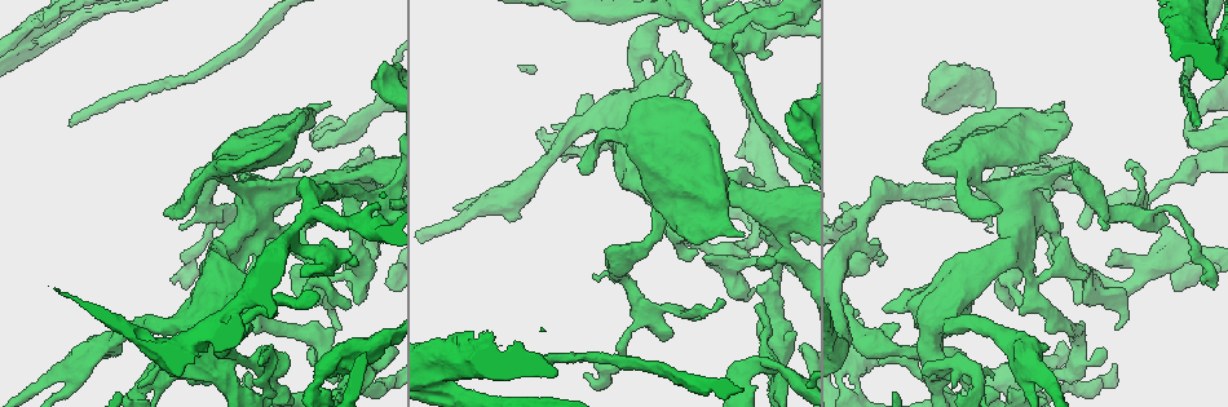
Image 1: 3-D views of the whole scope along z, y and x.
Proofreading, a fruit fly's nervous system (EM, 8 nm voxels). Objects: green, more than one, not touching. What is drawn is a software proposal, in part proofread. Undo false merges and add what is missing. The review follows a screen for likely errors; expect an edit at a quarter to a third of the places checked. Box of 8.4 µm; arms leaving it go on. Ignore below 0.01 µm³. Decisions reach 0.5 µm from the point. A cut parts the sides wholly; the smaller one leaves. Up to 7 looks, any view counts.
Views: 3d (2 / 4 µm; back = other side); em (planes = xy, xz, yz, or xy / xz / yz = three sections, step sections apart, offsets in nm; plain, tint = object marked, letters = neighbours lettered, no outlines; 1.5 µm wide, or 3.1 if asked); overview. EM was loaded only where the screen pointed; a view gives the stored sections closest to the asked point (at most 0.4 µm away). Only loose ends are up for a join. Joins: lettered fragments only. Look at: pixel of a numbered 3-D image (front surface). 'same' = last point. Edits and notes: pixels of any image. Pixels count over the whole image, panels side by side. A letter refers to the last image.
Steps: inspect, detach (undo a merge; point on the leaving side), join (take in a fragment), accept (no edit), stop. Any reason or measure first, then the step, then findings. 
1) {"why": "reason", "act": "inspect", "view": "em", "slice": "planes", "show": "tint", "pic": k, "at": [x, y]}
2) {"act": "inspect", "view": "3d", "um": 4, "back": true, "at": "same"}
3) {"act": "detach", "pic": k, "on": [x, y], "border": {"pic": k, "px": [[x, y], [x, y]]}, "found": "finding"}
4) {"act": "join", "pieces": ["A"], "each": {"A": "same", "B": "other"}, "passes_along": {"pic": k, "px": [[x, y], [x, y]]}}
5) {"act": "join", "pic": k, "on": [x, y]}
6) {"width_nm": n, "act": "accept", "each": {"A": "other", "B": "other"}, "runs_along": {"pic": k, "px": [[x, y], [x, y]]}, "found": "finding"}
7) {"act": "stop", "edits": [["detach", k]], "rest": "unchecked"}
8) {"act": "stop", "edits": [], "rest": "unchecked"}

{"why": "stops while still wide", "act": "inspect", "view": "3d", "um": 4, "pic": 1, "at": [656, 209]}

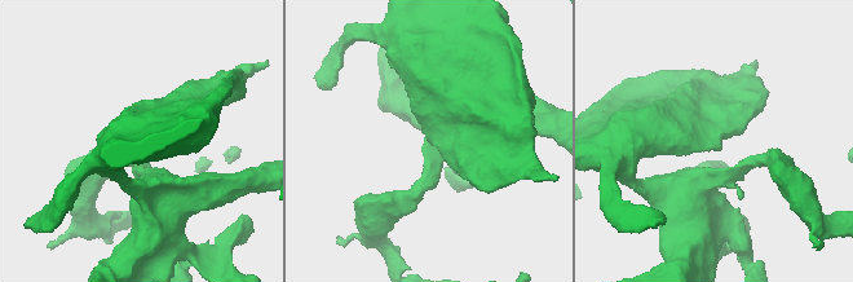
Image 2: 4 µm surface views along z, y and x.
{"act": "inspect", "view": "em", "slice": "planes", "show": "letters", "pic": 2, "at": [719, 146]}

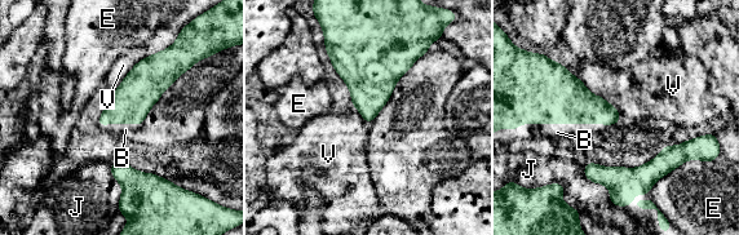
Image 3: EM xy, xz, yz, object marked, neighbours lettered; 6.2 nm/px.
{"act": "join", "pic": 3, "on": [557, 132], "each": {"B": "same", "E": "other", "J": "other", "V": "other"}, "passes_along": {"pic": 3, "px": [[541, 92], [567, 123], [557, 132]]}, "found": "it goes on there"}

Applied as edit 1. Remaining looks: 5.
{"act": "inspect", "view": "overview"}

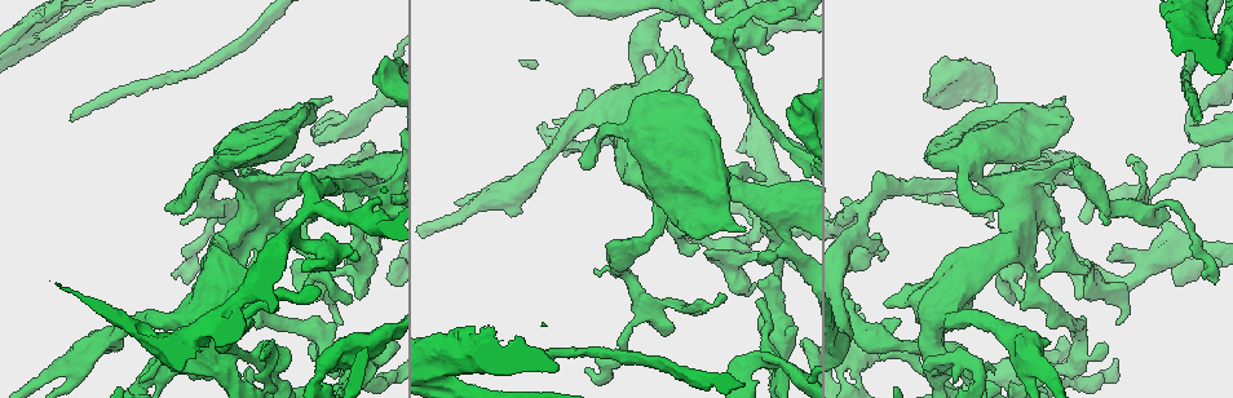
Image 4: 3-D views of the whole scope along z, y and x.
{"why": "free end", "act": "inspect", "view": "em", "slice": "yz", "step": 8, "show": "letters", "pic": 4, "at": [165, 208]}

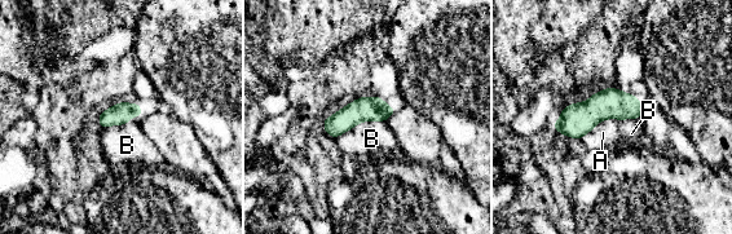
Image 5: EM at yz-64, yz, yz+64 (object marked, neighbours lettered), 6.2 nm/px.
{"act": "inspect", "view": "em", "slice": "planes", "show": "letters", "at": "same"}

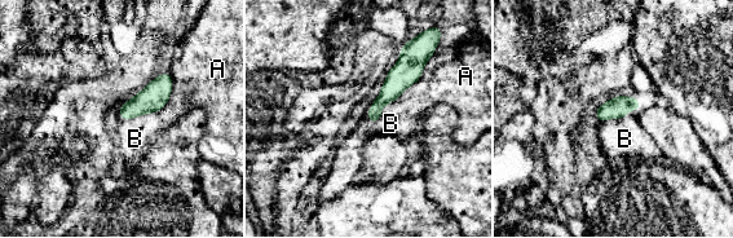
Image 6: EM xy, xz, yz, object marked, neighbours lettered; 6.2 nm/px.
{"act": "accept", "each": {"A": "other", "B": "other"}, "border": {"pic": 6, "px": [[389, 102], [375, 122]]}, "found": "none of them fits"}

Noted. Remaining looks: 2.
{"why": "branch stops here", "act": "inspect", "view": "3d", "um": 4, "pic": 4, "at": [259, 357]}

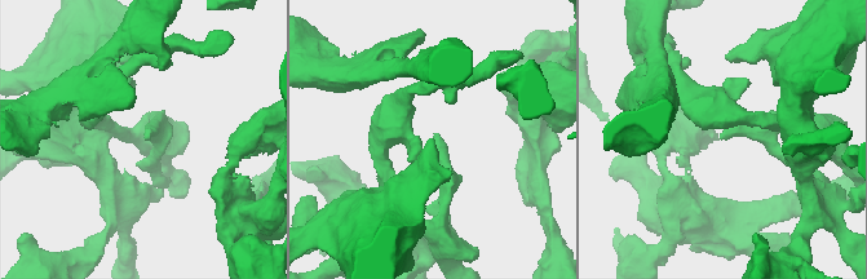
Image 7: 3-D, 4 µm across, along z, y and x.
{"act": "inspect", "view": "em", "slice": "planes", "show": "letters", "pic": 7, "at": [436, 133]}

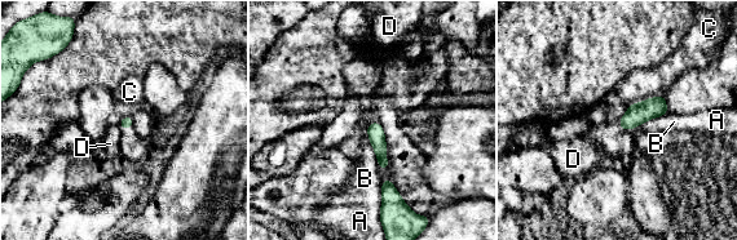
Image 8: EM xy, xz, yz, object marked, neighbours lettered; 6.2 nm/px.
{"act": "accept", "each": {"A": "other", "B": "other", "C": "other", "D": "other"}, "border": {"pic": 8, "px": [[670, 114], [648, 119], [629, 129]]}, "found": "no lettered fragment goes on from it"}

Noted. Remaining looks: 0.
{"act": "stop", "edits": [["join", 3]], "rest": "unchecked"}

